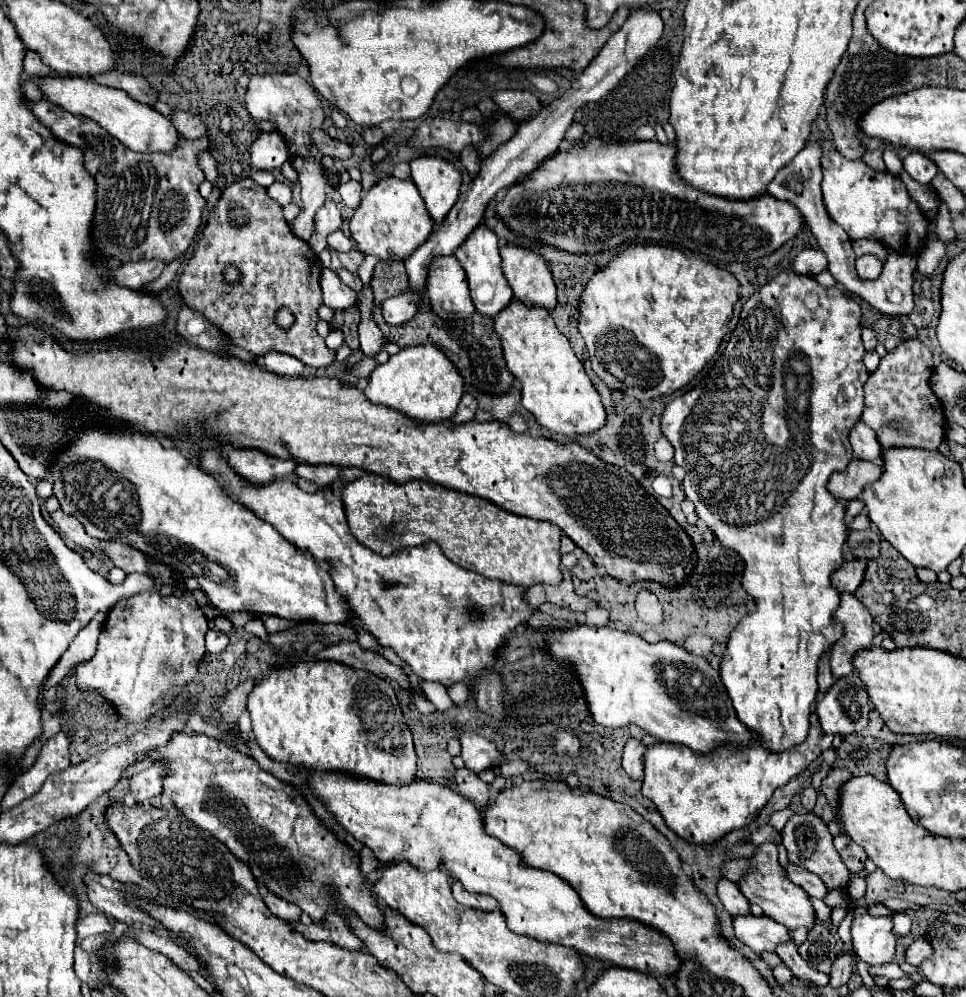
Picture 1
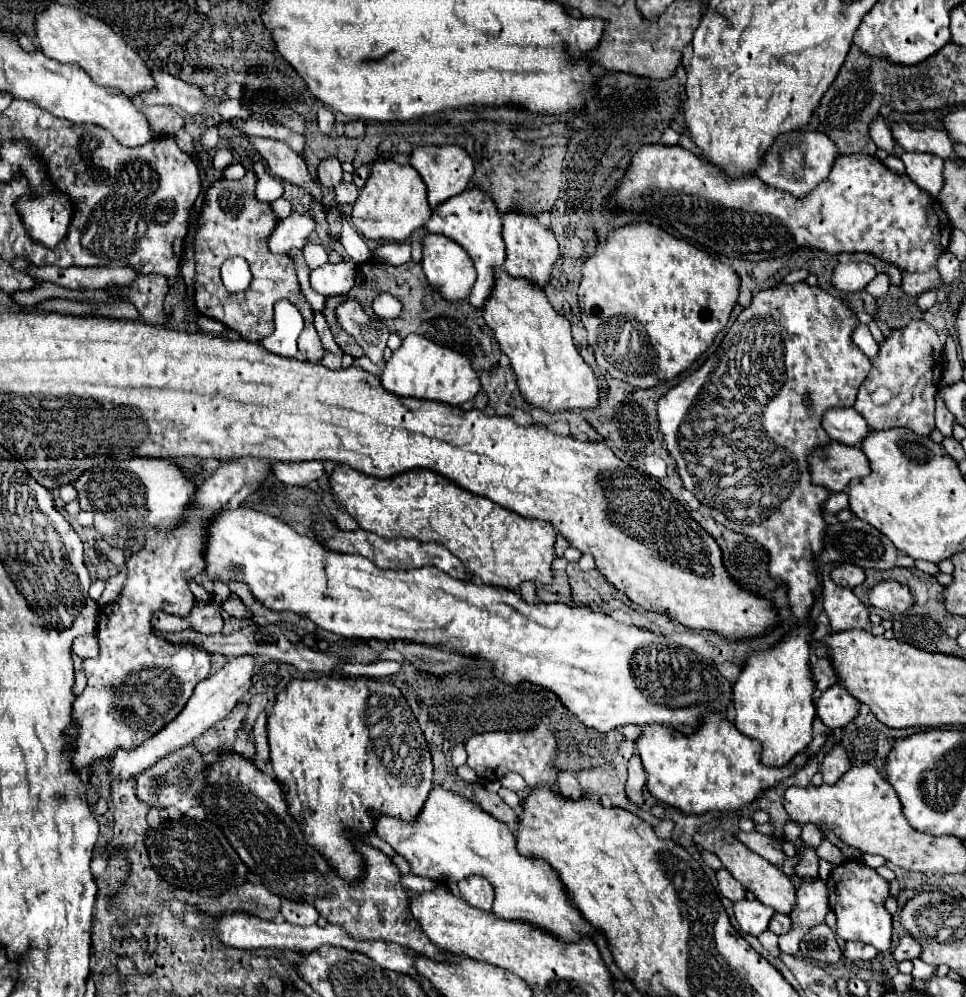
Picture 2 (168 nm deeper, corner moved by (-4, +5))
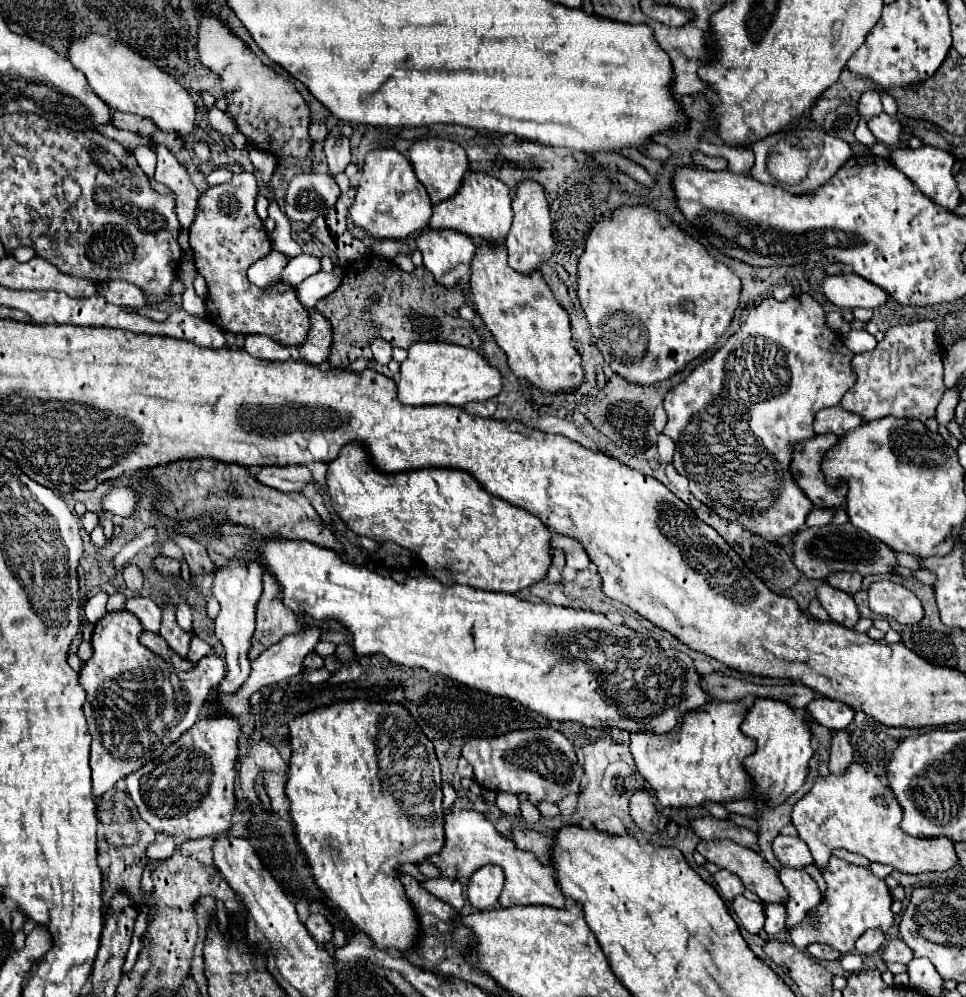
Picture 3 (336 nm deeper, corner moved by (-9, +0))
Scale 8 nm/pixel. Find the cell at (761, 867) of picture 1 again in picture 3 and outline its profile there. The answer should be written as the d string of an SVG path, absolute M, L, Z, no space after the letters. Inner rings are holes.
M701 840L697 844L697 852L701 856L705 856L709 862L713 862L717 868L725 868L729 872L733 872L747 890L755 892L763 902L785 902L785 894L787 890L781 886L781 880L777 878L777 870L771 868L771 864L765 862L765 858L741 844L735 844L735 842L729 842L729 840Z

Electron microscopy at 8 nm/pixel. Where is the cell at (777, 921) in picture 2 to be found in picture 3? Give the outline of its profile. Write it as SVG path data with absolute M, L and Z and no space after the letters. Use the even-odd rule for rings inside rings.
M763 904L765 908L765 932L777 936L785 930L785 906L783 904Z

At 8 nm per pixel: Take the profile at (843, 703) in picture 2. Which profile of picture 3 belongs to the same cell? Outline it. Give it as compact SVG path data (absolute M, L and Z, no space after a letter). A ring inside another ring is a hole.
M815 698L813 702L809 702L807 712L817 724L829 730L845 730L853 722L853 714L855 714L851 706L825 698Z

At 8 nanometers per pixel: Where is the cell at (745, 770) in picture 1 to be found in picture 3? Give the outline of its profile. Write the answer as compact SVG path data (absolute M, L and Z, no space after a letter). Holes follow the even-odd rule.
M709 702L701 706L705 710L691 710L681 716L681 722L665 734L653 734L653 732L635 732L631 734L631 754L637 766L637 772L645 778L645 782L655 790L657 800L661 806L699 806L707 800L711 802L731 802L747 798L751 792L751 778L743 770L745 756L755 752L755 742L747 738L739 726L747 714L747 706L741 702Z

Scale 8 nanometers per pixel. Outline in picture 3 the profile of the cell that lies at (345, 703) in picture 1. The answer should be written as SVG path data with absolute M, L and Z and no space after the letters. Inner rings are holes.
M355 700L355 702L337 702L327 708L317 708L311 710L303 716L295 716L289 722L289 742L293 746L291 752L291 764L289 764L289 780L285 784L287 798L291 802L291 816L297 826L297 836L301 842L301 848L305 850L305 856L311 864L313 876L317 880L317 886L323 890L323 894L363 932L367 934L373 944L381 950L409 950L413 946L413 938L417 938L417 914L413 914L413 906L409 906L409 898L405 898L405 888L401 882L397 882L399 866L405 862L411 862L419 866L433 854L441 850L445 844L445 814L441 808L441 772L439 772L439 762L433 752L431 740L423 734L423 730L417 726L417 722L411 718L411 714L401 706L401 704L383 704L383 702L365 702L365 700Z

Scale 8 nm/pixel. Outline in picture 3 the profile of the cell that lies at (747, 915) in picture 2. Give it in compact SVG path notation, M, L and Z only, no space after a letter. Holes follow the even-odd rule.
M737 896L733 902L733 912L737 914L737 918L741 920L741 926L751 932L757 934L763 928L765 922L765 914L763 914L763 906L761 902L751 902L745 896Z

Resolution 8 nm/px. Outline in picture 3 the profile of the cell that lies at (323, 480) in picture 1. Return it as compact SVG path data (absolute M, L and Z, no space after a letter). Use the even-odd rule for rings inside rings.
M267 466L259 470L257 480L279 492L301 492L313 476L305 466Z

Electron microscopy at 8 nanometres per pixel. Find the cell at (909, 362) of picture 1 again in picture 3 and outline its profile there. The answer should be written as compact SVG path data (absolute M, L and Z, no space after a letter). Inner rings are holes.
M923 320L909 326L893 326L885 332L883 340L877 342L875 350L867 354L855 354L851 360L853 374L857 376L857 382L851 390L847 390L841 398L841 408L859 414L863 420L875 420L883 416L897 416L897 418L917 418L925 422L927 418L935 416L935 408L941 400L941 394L945 392L943 384L943 358L941 358L941 346L937 342L937 322L935 320Z

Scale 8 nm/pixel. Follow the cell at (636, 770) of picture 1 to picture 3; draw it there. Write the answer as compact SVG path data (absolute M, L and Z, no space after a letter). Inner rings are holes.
M647 788L635 792L629 806L631 806L631 818L635 820L635 824L641 830L655 834L655 832L663 832L667 828L669 820L661 812L657 812Z

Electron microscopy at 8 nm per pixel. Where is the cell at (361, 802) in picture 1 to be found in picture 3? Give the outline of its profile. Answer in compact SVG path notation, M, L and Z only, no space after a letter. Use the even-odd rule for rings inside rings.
M453 808L445 816L445 846L439 854L429 858L429 862L441 866L443 876L449 878L469 878L477 868L485 864L497 864L505 872L505 886L501 892L501 906L531 906L531 904L545 904L553 908L565 906L565 896L559 894L557 880L551 872L551 866L543 866L533 854L517 850L517 846L499 836L499 832L493 828L493 824L479 812L473 810L457 810Z

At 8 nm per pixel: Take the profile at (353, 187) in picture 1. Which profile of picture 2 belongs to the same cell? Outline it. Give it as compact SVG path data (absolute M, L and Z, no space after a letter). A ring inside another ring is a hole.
M342 181L342 183L336 187L336 201L342 203L342 205L354 205L358 195L360 195L360 191L358 191L358 187L356 187L354 183Z

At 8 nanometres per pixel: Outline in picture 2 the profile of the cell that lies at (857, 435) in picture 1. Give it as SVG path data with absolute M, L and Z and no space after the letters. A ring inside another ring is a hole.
M828 409L828 413L824 413L822 427L832 439L850 447L860 447L864 437L870 433L868 423L854 409Z

